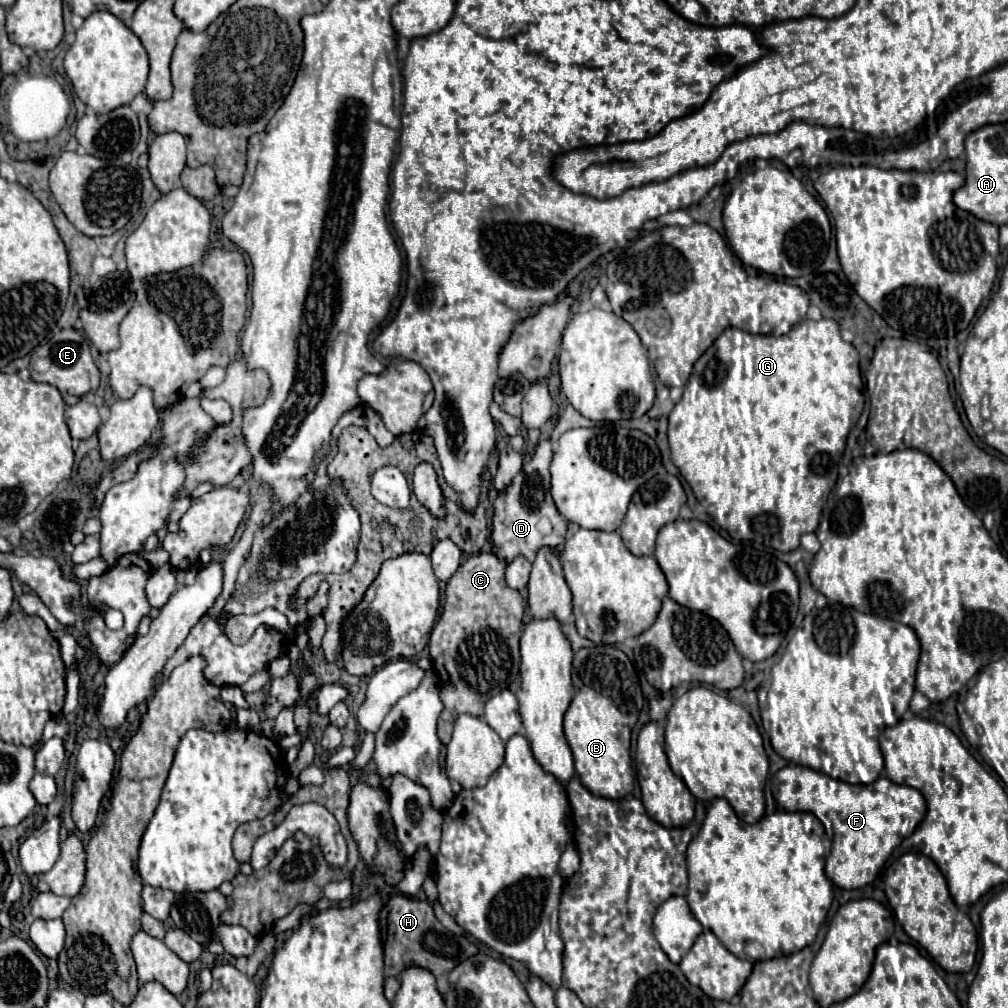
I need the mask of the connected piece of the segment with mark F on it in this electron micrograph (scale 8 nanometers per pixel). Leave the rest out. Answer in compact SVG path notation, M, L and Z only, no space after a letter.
M791 764L771 778L771 786L781 810L811 814L813 808L825 810L825 814L817 810L817 818L823 822L827 832L833 832L833 848L825 858L825 874L833 880L833 884L847 890L863 888L873 882L891 852L919 826L927 812L925 798L919 790L895 784L889 778L877 778L873 784L847 784L807 766Z

